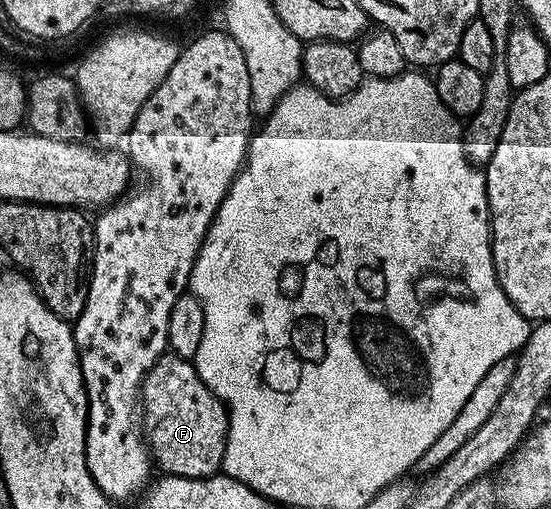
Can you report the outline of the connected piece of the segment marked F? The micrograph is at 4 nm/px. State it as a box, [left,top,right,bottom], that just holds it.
[140,352,230,478]

